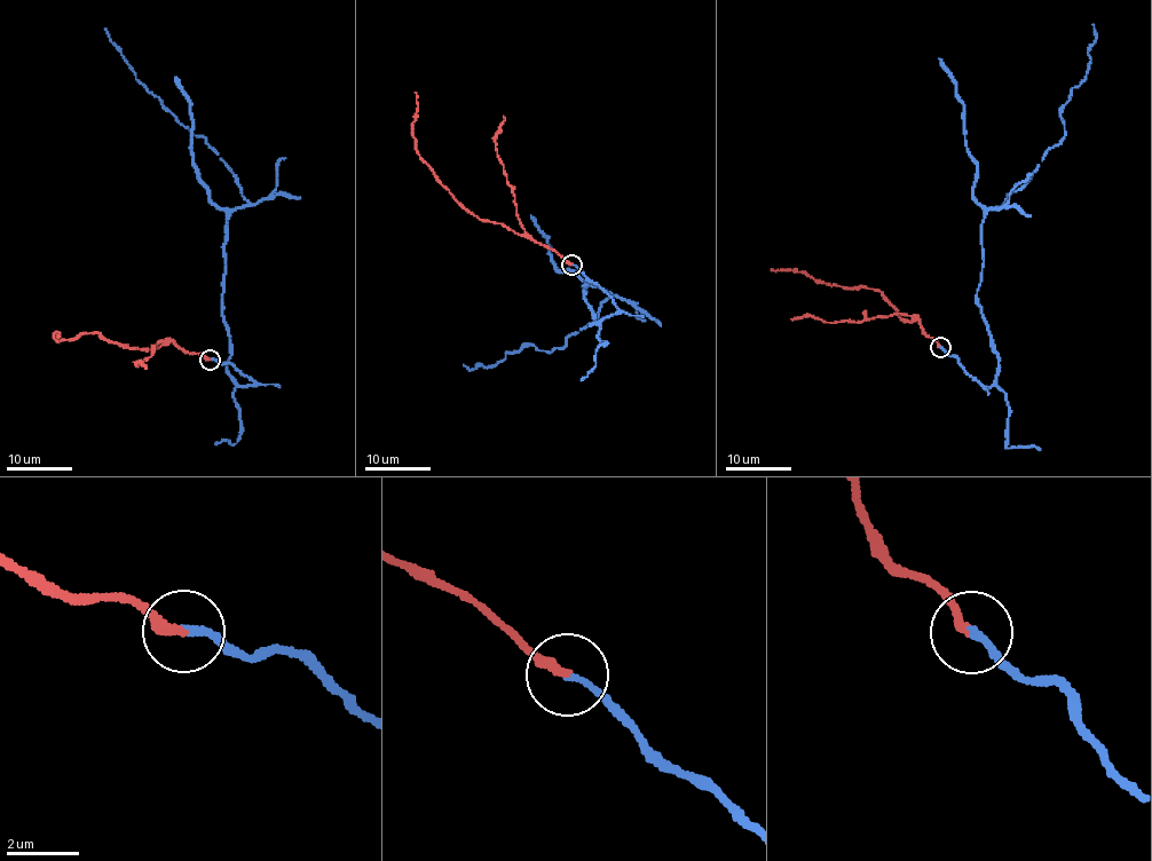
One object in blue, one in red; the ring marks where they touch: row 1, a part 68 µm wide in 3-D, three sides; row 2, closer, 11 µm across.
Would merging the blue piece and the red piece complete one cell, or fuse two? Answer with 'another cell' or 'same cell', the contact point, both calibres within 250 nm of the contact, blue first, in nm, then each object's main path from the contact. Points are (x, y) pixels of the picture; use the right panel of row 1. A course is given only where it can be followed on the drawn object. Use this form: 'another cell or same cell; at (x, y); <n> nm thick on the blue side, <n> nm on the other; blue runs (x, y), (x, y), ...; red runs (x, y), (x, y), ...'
same cell; at (940, 347); 180 nm thick on the blue side, 280 nm on the other; blue runs (940, 347), (991, 386), (997, 370), (977, 289), (981, 220), (1059, 142), (1060, 110), (1090, 62), (1091, 24); red runs (940, 347), (924, 332), (917, 318), (901, 320), (876, 290), (830, 285), (804, 273), (771, 268)

